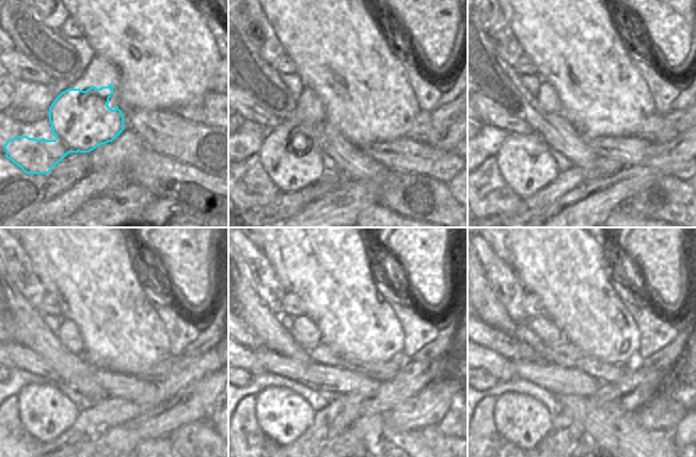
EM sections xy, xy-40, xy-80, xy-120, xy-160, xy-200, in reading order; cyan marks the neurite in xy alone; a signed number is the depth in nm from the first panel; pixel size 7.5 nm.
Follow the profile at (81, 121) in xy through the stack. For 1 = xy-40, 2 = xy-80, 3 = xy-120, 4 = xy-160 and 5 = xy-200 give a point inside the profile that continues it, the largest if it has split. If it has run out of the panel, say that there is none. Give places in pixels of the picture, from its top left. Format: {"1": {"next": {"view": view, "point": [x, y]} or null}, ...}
{"1": {"next": {"view": "xy-40", "point": [293, 164]}}, "2": {"next": {"view": "xy-80", "point": [527, 166]}}, "3": {"next": {"view": "xy-120", "point": [46, 413]}}, "4": {"next": {"view": "xy-160", "point": [283, 415]}}, "5": {"next": {"view": "xy-200", "point": [520, 419]}}}

